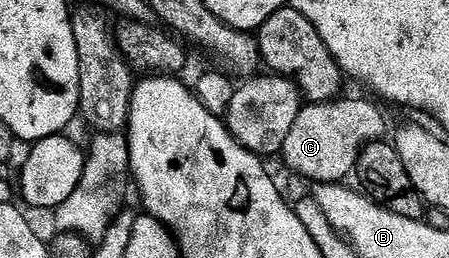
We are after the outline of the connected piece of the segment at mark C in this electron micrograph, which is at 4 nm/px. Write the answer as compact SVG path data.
M376 100L373 101L319 101L316 103L302 104L299 111L299 119L295 119L291 132L287 135L287 143L283 143L280 156L301 177L306 177L312 183L331 185L346 180L345 176L352 174L357 168L357 160L362 149L372 141L382 140L385 134L385 117L381 114L382 106Z

